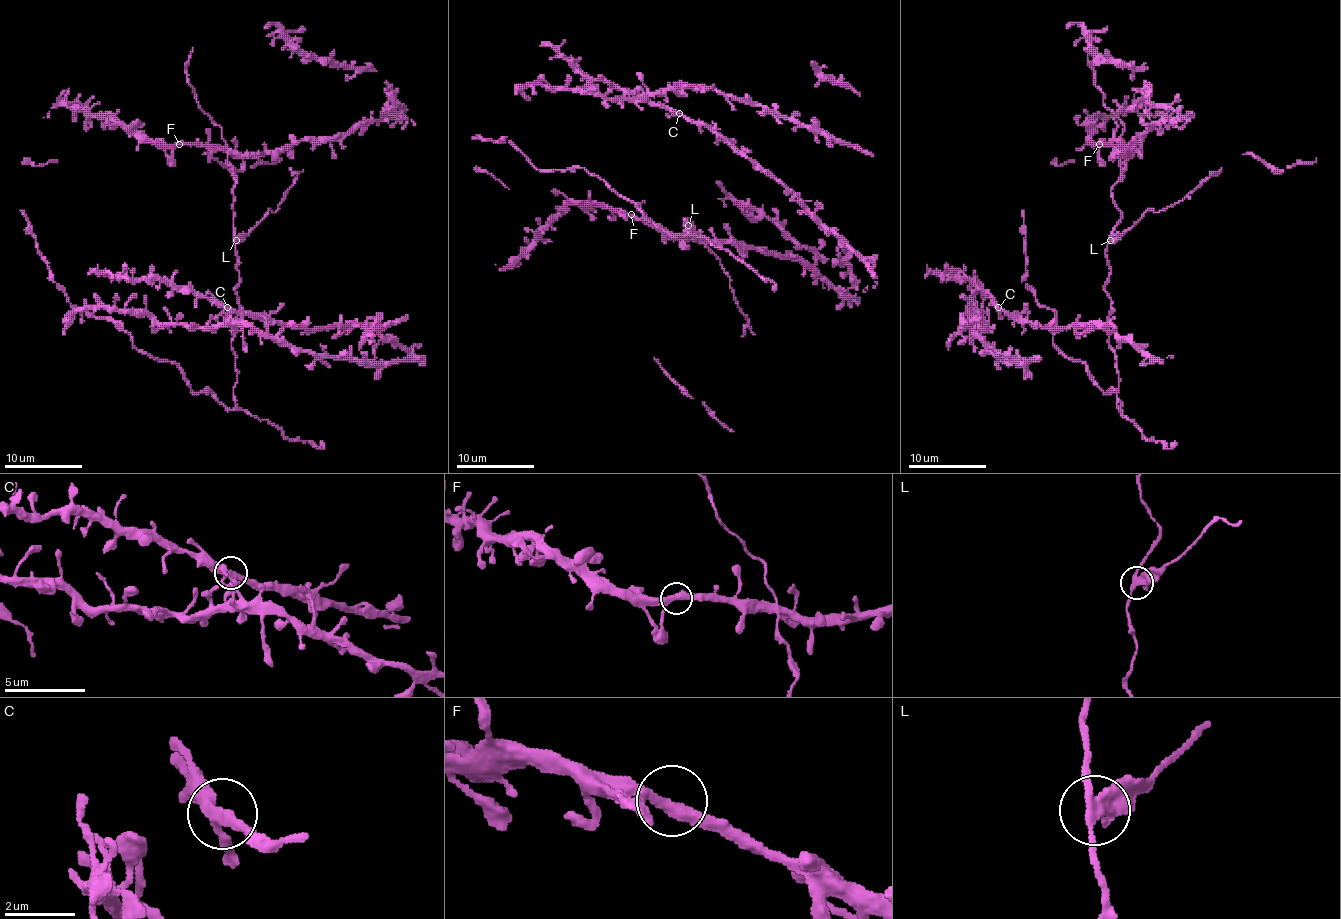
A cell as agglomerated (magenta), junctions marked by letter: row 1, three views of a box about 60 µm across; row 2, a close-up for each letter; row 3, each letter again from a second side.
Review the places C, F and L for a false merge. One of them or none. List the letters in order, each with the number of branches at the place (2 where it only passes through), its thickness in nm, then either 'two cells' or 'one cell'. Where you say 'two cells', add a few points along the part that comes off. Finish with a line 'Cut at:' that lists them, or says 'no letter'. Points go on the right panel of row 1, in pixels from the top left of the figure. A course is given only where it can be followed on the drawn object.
C: 3 branches meet; 300 nm thick; one cell
F: 3 branches meet; 300 nm thick; one cell
L: 3 branches meet; 320 nm thick; two cells; foreign part runs (1111, 239), (1117, 239), (1148, 210), (1157, 212), (1184, 199), (1221, 168)
Cut at: L

